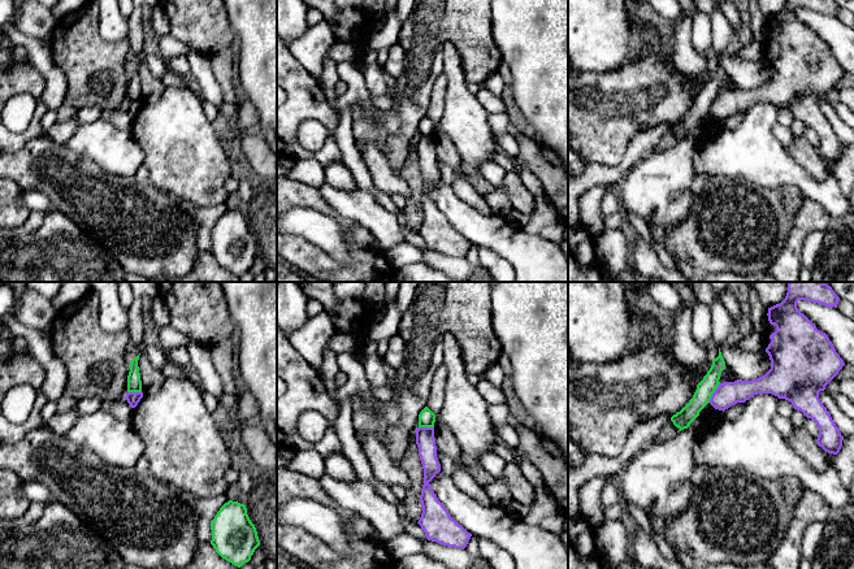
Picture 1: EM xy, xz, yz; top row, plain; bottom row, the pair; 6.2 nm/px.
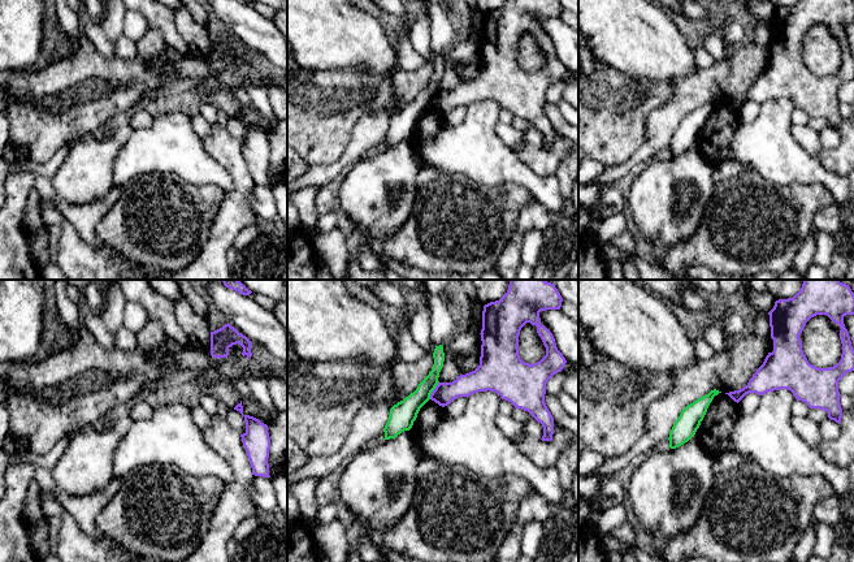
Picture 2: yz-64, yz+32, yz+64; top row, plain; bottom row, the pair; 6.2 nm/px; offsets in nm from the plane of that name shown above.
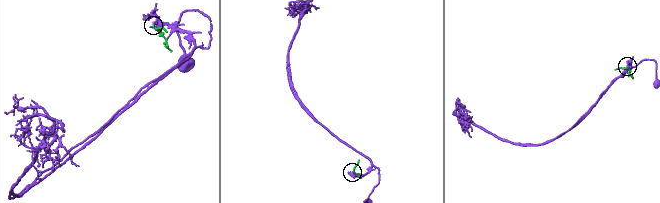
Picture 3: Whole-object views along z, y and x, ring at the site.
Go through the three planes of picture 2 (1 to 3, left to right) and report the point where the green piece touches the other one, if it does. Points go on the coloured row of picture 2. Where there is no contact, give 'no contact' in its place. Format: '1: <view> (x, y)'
1: no contact
2: yz+32 (433, 390)
3: no contact

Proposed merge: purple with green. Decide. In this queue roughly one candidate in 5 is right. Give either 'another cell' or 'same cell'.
another cell

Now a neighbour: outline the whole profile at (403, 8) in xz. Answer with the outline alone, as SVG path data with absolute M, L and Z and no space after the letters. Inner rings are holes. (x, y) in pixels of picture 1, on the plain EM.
M398 0L395 10L402 22L404 22L413 10L416 0Z

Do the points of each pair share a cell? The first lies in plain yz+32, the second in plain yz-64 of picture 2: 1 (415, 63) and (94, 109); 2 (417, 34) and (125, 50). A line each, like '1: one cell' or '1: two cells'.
1: two cells
2: two cells

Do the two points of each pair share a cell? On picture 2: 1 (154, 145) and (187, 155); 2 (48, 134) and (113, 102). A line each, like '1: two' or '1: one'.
1: one
2: one

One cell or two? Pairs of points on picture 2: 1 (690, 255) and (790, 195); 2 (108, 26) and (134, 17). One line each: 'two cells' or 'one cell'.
1: one cell
2: two cells

